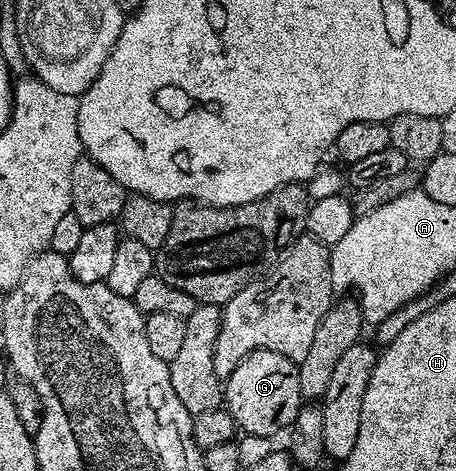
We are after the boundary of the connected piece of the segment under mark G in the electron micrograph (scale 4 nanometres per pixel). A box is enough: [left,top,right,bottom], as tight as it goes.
[223,349,305,438]

